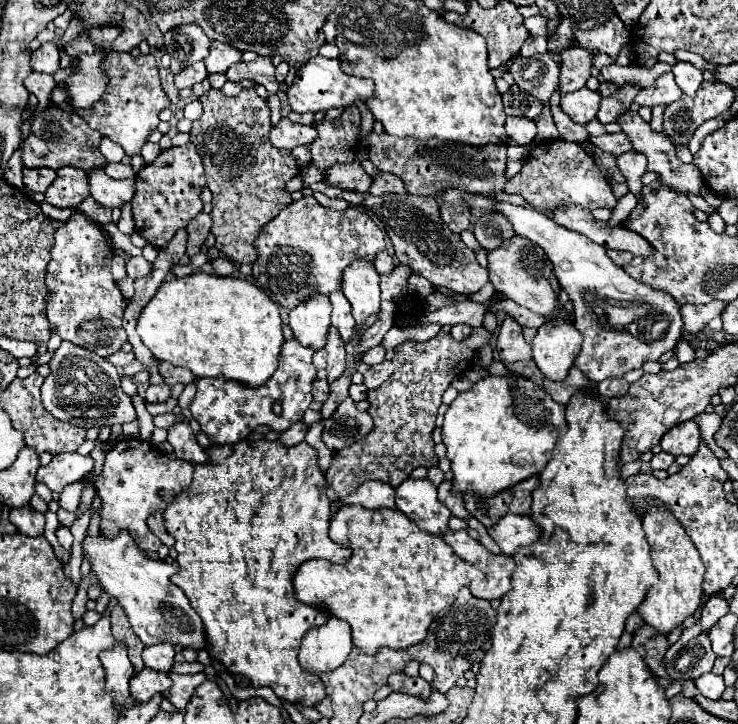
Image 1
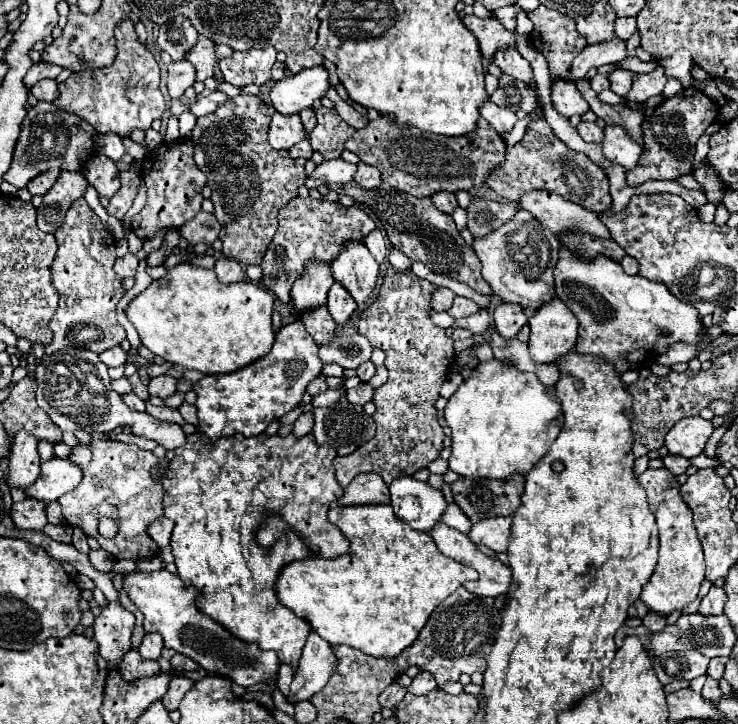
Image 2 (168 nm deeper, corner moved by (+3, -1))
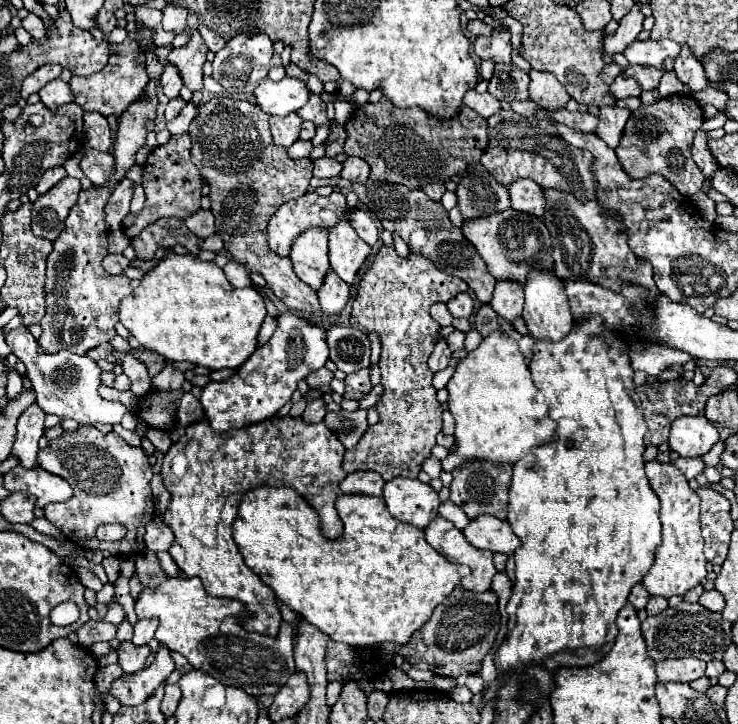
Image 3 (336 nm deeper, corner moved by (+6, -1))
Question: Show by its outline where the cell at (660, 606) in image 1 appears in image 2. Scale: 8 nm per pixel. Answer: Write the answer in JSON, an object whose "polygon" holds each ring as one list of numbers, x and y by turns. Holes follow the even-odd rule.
{"polygon":[[648,468,644,474,640,474,640,484,648,494,648,502,652,512,656,514,658,530,660,530,660,558,652,578,642,588,640,600,652,612,670,614,674,610,682,610,688,602,692,602,698,596,706,570,704,552,692,522,692,510,680,496,680,482,676,480,676,476,666,468,658,468,658,470]]}

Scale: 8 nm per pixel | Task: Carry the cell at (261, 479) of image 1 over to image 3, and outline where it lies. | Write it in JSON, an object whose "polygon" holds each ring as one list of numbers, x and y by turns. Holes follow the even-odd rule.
{"polygon":[[273,416,261,424,227,432,211,430,209,422,201,418,187,426,185,434,165,454,161,476,171,494,171,502,163,520,175,534,169,554,185,576,201,578,211,596,243,602,249,612,249,616,241,620,245,630,277,636,283,618,273,590,243,562,233,540,231,528,241,498,257,486,297,490,297,494,301,494,301,498,317,512,323,536,337,540,343,536,343,522,335,510,339,482,345,476,341,470,343,454,345,448,323,422,305,424,301,418,289,416]]}

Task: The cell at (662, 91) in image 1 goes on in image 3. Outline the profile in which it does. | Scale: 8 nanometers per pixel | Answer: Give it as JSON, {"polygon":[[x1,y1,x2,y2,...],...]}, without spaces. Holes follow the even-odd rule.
{"polygon":[[629,66,627,70,623,70,623,76,637,80,641,90,655,90,659,86,659,80,663,74,665,74,665,70,657,70,653,66,645,66,645,68]]}

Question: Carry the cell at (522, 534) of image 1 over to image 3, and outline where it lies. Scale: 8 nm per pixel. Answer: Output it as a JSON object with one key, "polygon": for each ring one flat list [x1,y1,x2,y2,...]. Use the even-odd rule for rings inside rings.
{"polygon":[[483,514,471,520,463,530,463,534,475,548,481,548,481,550,503,552,511,556,519,548,519,538,511,532,509,522,489,514]]}

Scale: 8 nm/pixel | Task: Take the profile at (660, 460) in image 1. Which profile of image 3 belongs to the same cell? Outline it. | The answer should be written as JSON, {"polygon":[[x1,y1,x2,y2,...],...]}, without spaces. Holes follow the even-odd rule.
{"polygon":[[677,458,677,460,673,460,673,466,677,466,685,474,687,480,695,478,699,472,705,470,701,458]]}

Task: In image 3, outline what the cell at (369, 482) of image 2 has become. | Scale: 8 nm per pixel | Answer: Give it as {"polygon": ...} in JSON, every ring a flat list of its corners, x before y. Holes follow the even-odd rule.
{"polygon":[[351,472,339,484,341,494,367,494,367,496,381,496,385,480,377,472]]}

